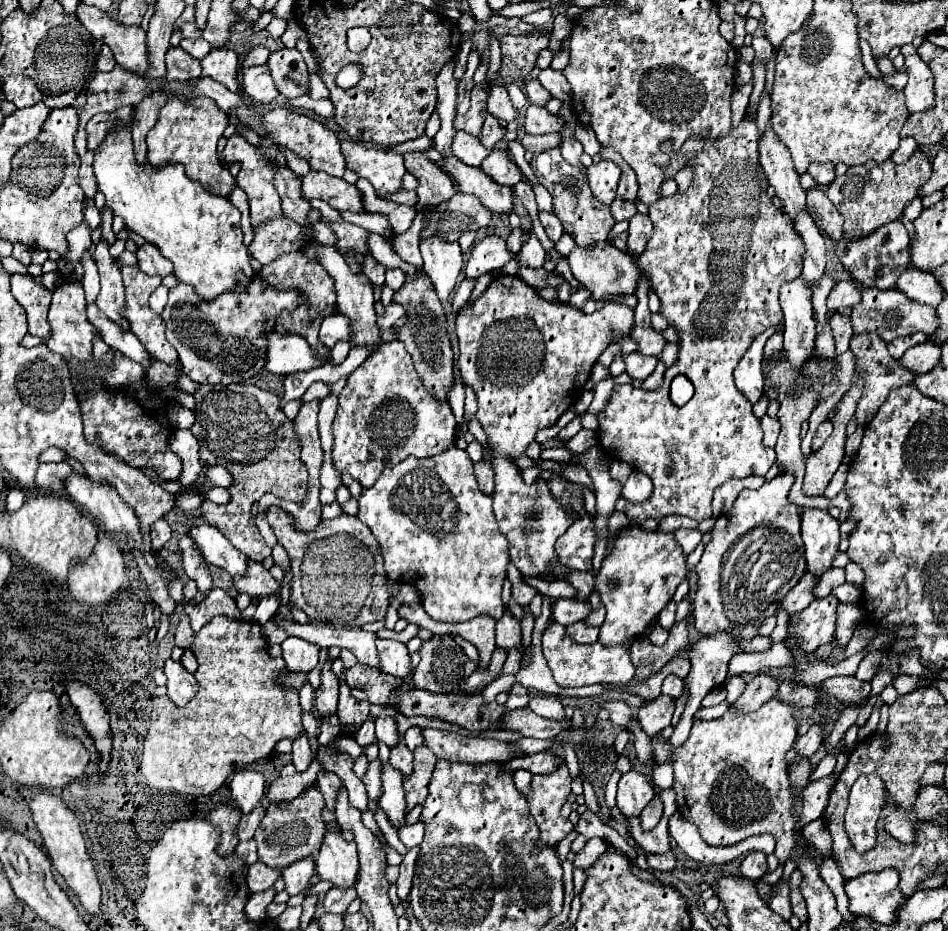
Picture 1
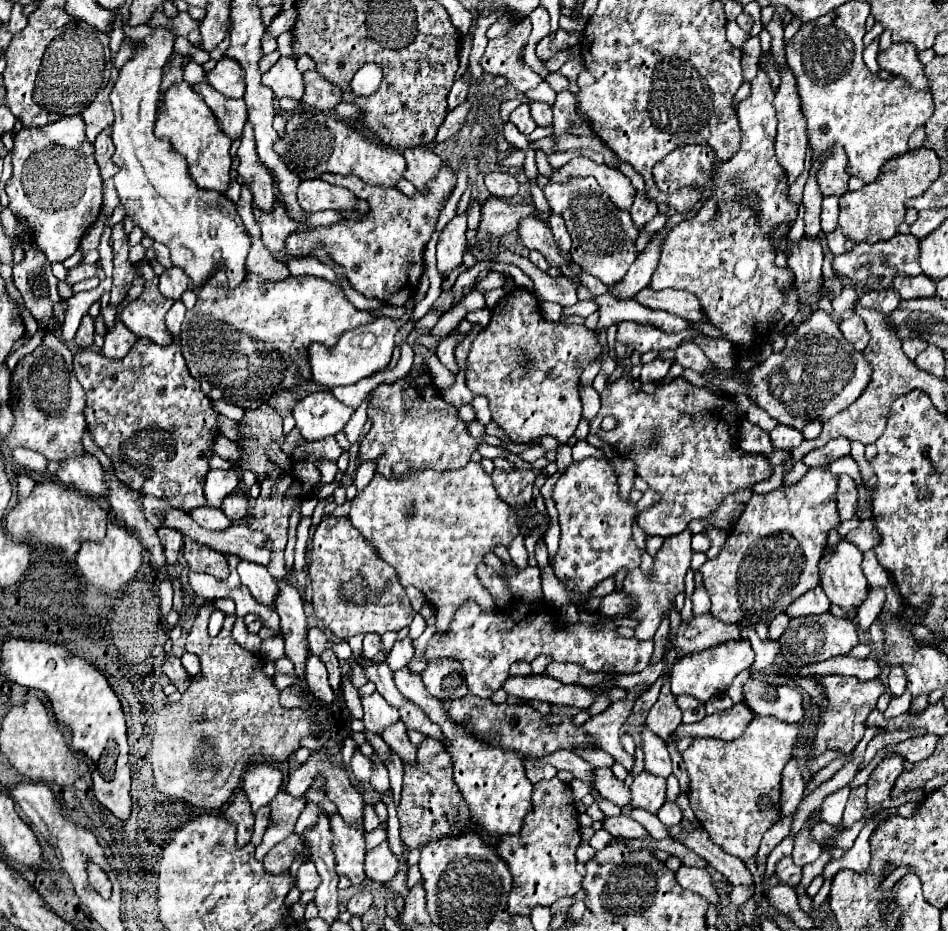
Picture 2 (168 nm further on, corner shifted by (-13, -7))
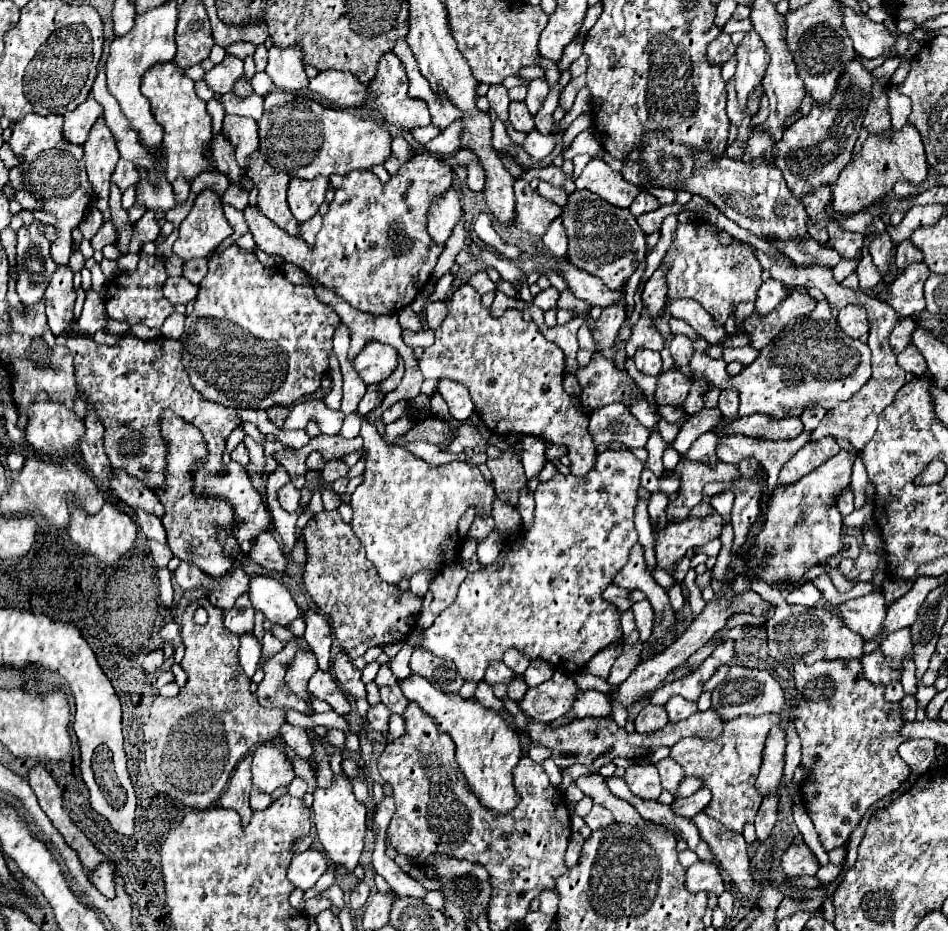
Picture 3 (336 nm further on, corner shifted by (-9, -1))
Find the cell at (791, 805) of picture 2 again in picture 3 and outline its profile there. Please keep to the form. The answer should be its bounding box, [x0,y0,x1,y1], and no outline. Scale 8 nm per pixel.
[754,792,780,842]

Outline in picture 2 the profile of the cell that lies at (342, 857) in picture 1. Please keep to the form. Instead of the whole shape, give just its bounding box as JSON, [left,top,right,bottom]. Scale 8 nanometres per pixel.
[330,814,366,886]

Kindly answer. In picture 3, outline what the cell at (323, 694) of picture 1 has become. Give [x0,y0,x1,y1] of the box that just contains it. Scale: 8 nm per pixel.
[304,610,332,672]

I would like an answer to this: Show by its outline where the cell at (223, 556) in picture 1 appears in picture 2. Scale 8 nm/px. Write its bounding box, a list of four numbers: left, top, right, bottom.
[238,560,280,608]

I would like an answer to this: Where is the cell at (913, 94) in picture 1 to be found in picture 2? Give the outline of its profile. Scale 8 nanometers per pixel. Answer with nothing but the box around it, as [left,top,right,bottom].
[878,42,928,90]

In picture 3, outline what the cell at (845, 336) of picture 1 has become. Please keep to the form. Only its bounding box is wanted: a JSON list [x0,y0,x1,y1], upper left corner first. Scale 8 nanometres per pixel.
[838,306,868,342]

